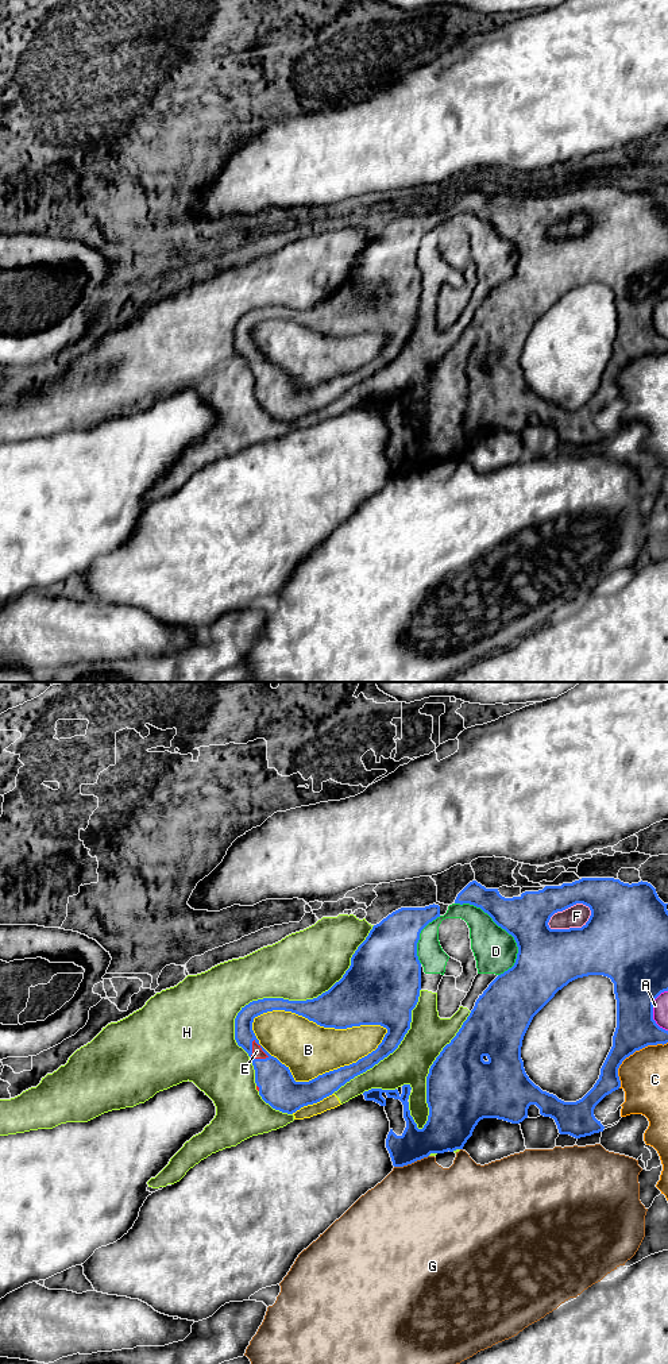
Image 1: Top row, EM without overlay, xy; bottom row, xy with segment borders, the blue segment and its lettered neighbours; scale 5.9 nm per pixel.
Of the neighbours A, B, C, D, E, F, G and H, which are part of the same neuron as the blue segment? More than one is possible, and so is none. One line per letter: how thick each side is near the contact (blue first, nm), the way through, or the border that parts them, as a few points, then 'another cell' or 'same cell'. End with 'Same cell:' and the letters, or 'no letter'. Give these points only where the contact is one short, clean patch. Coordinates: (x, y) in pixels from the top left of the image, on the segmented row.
A: calibres 340 and 100 nm; another cell
B: calibres 300 and 320 nm; another cell
C: calibres 240 and 280 nm; another cell
D: calibres 260 and 260 nm; another cell
E: calibres 220 and 60 nm; same cell
F: calibres 380 and 140 nm; another cell
G: calibres 220 and 500 nm; another cell
H: calibres 260 and 400 nm; another cell
Same cell: E

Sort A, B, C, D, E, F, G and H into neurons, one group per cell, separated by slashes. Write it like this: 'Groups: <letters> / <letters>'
Groups: A / B D F H / C / E / G

